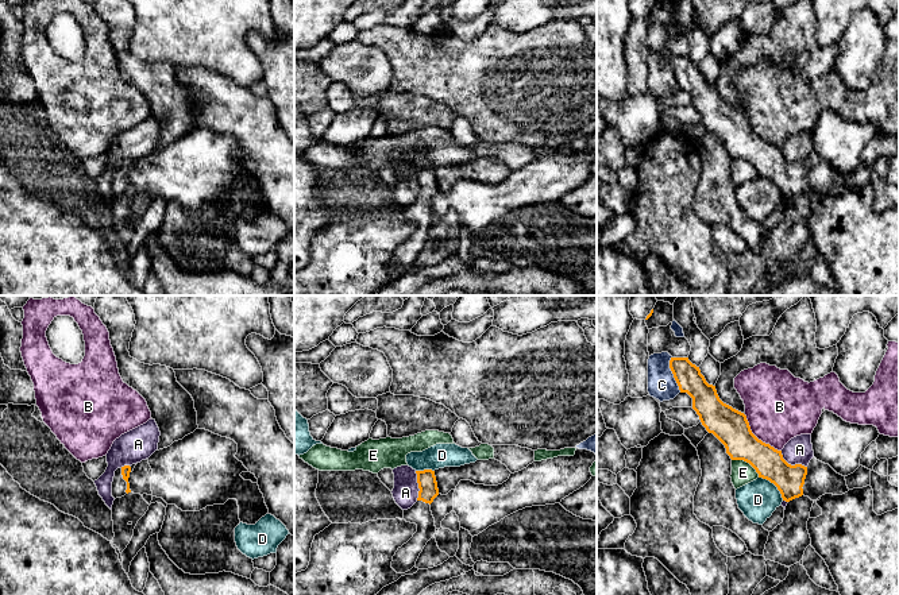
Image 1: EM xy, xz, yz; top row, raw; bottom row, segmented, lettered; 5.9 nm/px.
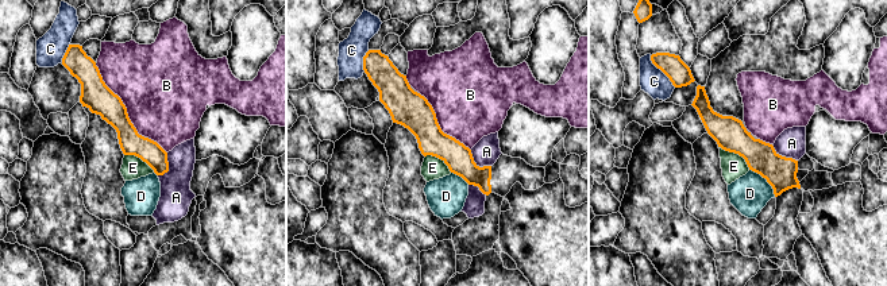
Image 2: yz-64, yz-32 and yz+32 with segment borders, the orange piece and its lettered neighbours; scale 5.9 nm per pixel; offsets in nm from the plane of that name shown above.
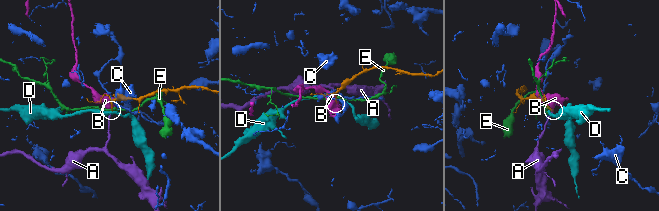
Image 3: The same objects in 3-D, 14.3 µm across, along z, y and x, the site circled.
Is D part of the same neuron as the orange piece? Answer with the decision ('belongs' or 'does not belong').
does not belong

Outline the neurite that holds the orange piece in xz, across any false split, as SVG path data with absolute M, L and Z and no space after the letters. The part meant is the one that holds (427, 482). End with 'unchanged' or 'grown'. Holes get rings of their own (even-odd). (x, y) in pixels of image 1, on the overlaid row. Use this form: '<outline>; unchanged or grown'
M416 471L418 483L417 502L408 510L404 510L404 519L417 525L417 532L404 544L393 556L391 568L397 573L410 571L423 552L427 542L436 533L435 518L431 511L431 503L439 495L435 471Z; grown

